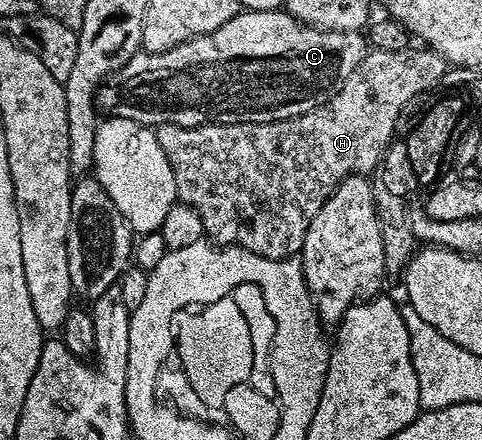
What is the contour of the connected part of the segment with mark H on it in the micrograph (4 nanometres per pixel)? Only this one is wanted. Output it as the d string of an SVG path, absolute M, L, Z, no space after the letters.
M409 47L402 51L382 51L372 49L358 63L358 67L342 83L342 87L326 103L322 103L316 109L306 111L297 117L291 117L285 121L271 121L270 123L258 123L257 125L199 125L198 127L180 127L178 125L157 125L155 126L158 143L162 143L162 151L166 151L166 159L170 159L170 167L174 171L174 183L176 184L176 195L179 204L194 207L198 215L202 215L202 227L207 240L218 245L240 245L243 249L254 251L263 257L269 257L275 261L283 261L285 257L296 257L300 248L304 245L306 231L318 215L322 203L340 184L353 175L368 175L380 165L380 160L384 157L384 152L388 149L388 144L392 141L392 136L396 133L396 124L400 121L400 116L417 100L416 97L423 89L435 90L444 80L445 73L450 66L443 57L437 55L435 49L427 47Z

